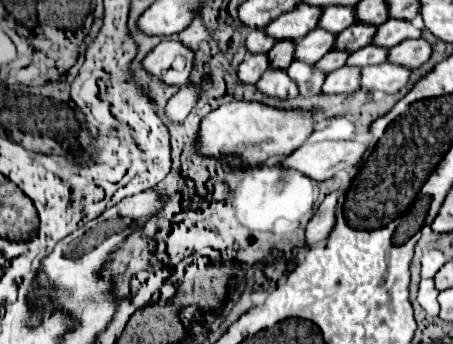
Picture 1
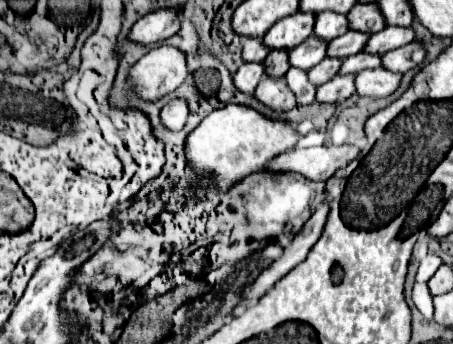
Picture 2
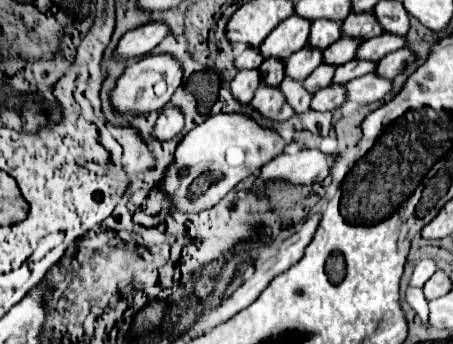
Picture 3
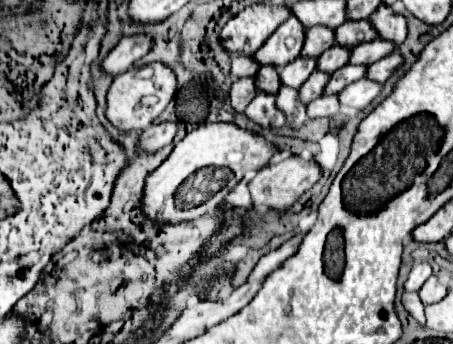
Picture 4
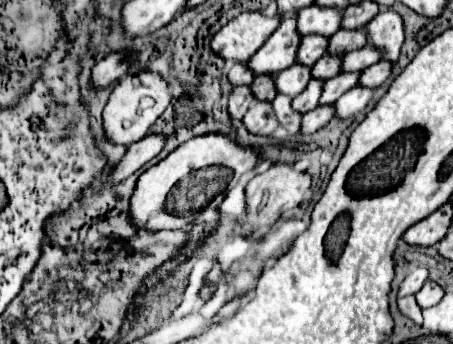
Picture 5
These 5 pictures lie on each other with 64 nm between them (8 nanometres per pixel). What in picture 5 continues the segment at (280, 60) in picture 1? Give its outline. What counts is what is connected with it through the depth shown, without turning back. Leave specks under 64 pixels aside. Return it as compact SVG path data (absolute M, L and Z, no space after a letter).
M258 74L252 82L252 92L258 100L268 100L272 102L276 96L276 84L274 84L274 76L272 74Z

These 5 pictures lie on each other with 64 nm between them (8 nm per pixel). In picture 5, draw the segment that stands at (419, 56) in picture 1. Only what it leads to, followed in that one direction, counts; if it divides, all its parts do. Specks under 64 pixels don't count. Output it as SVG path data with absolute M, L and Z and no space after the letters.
M380 60L380 62L368 66L368 68L362 72L362 76L360 76L360 84L368 86L368 88L378 88L378 86L390 76L392 68L394 68L394 62Z

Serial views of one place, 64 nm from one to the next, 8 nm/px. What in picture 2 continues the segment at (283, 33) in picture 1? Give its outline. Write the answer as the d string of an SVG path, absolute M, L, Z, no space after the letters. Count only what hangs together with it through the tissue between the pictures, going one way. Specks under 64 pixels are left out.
M302 12L286 16L284 20L278 20L264 36L264 44L268 44L272 50L278 48L294 48L296 44L304 42L314 28L316 14L314 12Z

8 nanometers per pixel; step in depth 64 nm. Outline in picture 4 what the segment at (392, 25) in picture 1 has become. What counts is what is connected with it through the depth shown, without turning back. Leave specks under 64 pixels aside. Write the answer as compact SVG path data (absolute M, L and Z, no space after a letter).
M376 38L376 40L364 42L364 44L358 44L356 48L352 48L352 60L350 60L350 64L368 64L370 66L370 64L382 60L384 56L392 54L394 50L396 50L394 42Z

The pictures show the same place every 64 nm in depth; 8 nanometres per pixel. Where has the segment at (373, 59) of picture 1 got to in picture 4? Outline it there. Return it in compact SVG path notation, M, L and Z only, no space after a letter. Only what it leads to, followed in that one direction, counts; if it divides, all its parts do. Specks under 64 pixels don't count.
M346 64L344 68L340 68L340 70L336 70L336 72L332 74L332 78L330 78L330 82L326 84L326 90L324 90L324 92L336 92L336 94L340 94L340 92L346 88L346 84L364 78L366 72L368 72L368 66L362 66L362 64L360 64L360 66Z

